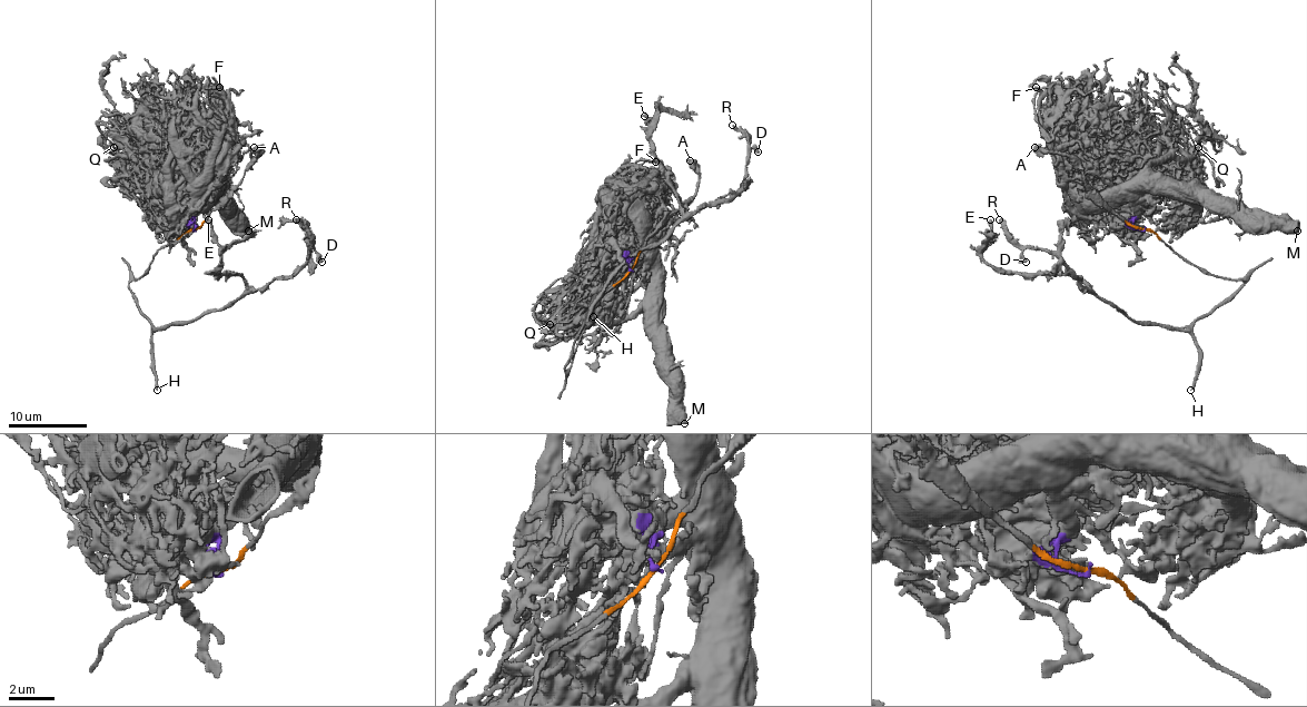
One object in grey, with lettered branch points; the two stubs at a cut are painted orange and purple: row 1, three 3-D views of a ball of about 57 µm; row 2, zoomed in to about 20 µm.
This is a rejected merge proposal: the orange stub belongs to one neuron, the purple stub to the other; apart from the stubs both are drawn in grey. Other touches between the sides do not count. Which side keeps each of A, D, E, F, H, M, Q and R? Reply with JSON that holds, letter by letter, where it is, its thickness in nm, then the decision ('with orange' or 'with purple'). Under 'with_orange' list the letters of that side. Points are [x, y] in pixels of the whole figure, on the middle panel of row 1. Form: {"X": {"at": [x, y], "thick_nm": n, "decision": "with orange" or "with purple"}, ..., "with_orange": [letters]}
{"A": {"at": [690, 160], "thick_nm": 440, "decision": "with orange"}, "D": {"at": [758, 151], "thick_nm": 400, "decision": "with orange"}, "E": {"at": [644, 116], "thick_nm": 340, "decision": "with orange"}, "F": {"at": [655, 161], "thick_nm": 200, "decision": "with purple"}, "H": {"at": [593, 316], "thick_nm": 280, "decision": "with orange"}, "M": {"at": [684, 423], "thick_nm": 700, "decision": "with purple"}, "Q": {"at": [550, 324], "thick_nm": 240, "decision": "with purple"}, "R": {"at": [732, 125], "thick_nm": 300, "decision": "with orange"}, "with_orange": ["A", "D", "E", "H", "R"]}

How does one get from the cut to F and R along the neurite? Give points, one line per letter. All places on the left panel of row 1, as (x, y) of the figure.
F: (195, 228), (198, 96), (219, 86)
R: (195, 228), (157, 252), (128, 285), (155, 326), (187, 324), (288, 280), (312, 248), (296, 219)

